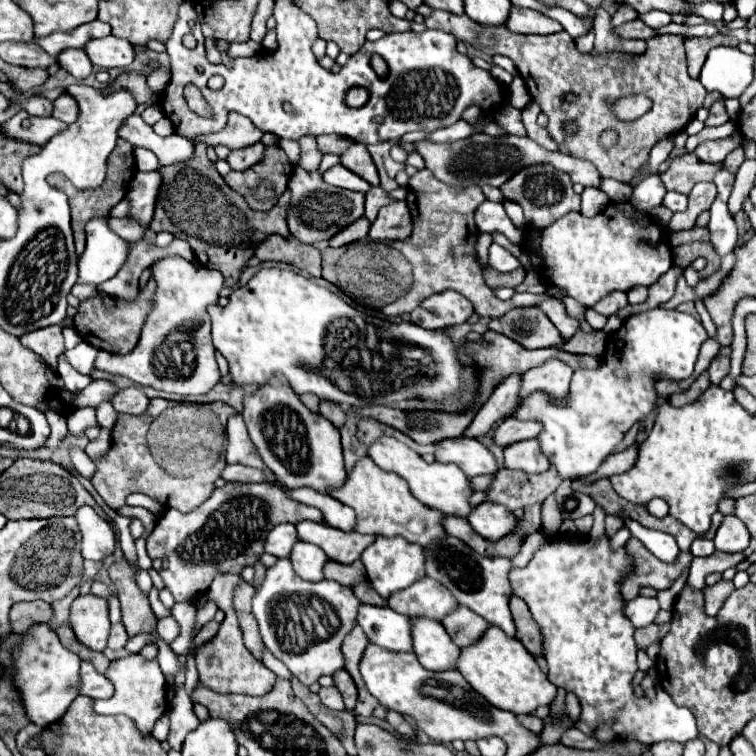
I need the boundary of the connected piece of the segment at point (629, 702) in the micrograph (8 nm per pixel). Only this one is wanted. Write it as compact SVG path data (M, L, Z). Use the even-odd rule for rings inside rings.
M557 534L547 536L547 542L525 568L513 568L509 582L513 594L527 602L541 630L551 684L579 698L581 716L577 728L583 734L599 742L687 742L699 734L693 712L677 706L663 689L657 689L655 700L649 700L647 696L637 698L631 686L637 672L637 648L633 640L635 628L625 616L621 584L633 572L633 566L635 562L625 546L613 550L607 536L601 540L587 536L575 542Z

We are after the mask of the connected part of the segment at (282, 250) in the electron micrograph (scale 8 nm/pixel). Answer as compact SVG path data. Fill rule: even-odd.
M269 236L265 244L259 244L257 258L261 262L265 260L277 260L293 264L301 270L307 270L313 278L321 276L321 252L313 246L305 246L297 242L293 236L289 240L281 236Z

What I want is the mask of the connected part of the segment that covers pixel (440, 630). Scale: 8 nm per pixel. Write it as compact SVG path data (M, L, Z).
M411 618L413 620L413 652L427 670L449 670L455 668L459 646L453 644L445 628L435 620Z

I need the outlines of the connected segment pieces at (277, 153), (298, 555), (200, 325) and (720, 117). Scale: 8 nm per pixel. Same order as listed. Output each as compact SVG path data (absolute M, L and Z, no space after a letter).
M265 146L265 156L261 162L243 172L229 172L225 182L245 196L253 210L271 210L279 196L287 188L287 180L293 172L293 164L281 146Z
M297 540L297 544L293 544L289 560L293 562L295 572L303 580L317 582L323 578L323 566L327 562L327 554L319 546Z
M179 256L157 260L151 270L157 290L153 296L153 310L143 324L137 348L127 356L101 352L93 366L95 370L125 376L141 386L157 390L205 394L221 380L219 366L215 362L215 348L211 344L211 320L207 306L217 304L223 288L223 276L217 270L195 268L189 260Z
M717 100L711 104L709 108L709 118L705 120L705 126L721 126L729 120L729 114L725 110L725 102L723 100Z

